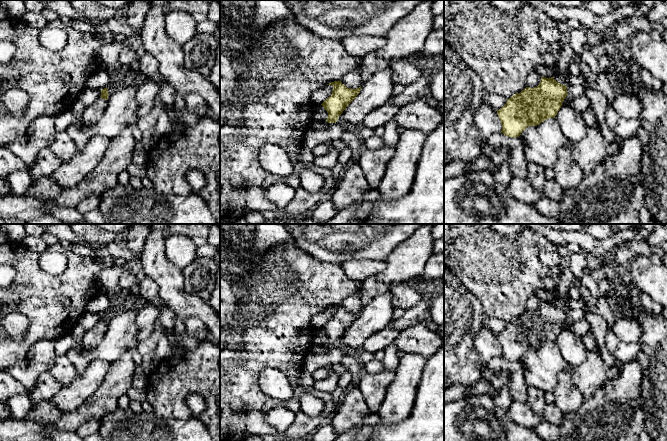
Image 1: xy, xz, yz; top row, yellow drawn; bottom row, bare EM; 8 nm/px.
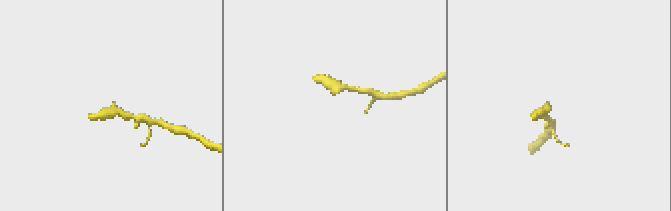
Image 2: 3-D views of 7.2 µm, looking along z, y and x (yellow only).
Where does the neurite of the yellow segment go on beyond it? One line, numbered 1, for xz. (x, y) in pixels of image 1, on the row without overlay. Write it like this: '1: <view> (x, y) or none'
1: none

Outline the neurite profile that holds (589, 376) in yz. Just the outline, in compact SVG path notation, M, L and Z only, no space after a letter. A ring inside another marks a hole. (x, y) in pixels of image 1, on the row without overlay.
M599 350L587 351L585 361L572 367L571 375L583 398L591 398L607 381L606 369Z

